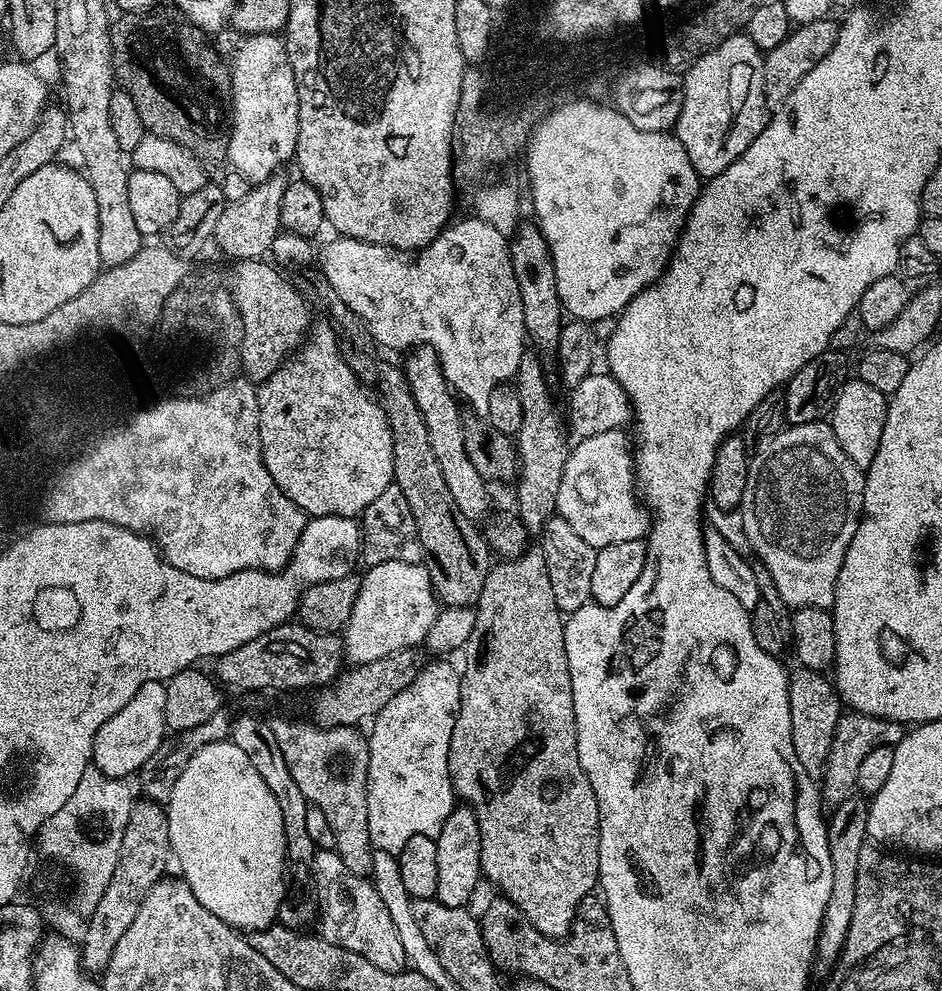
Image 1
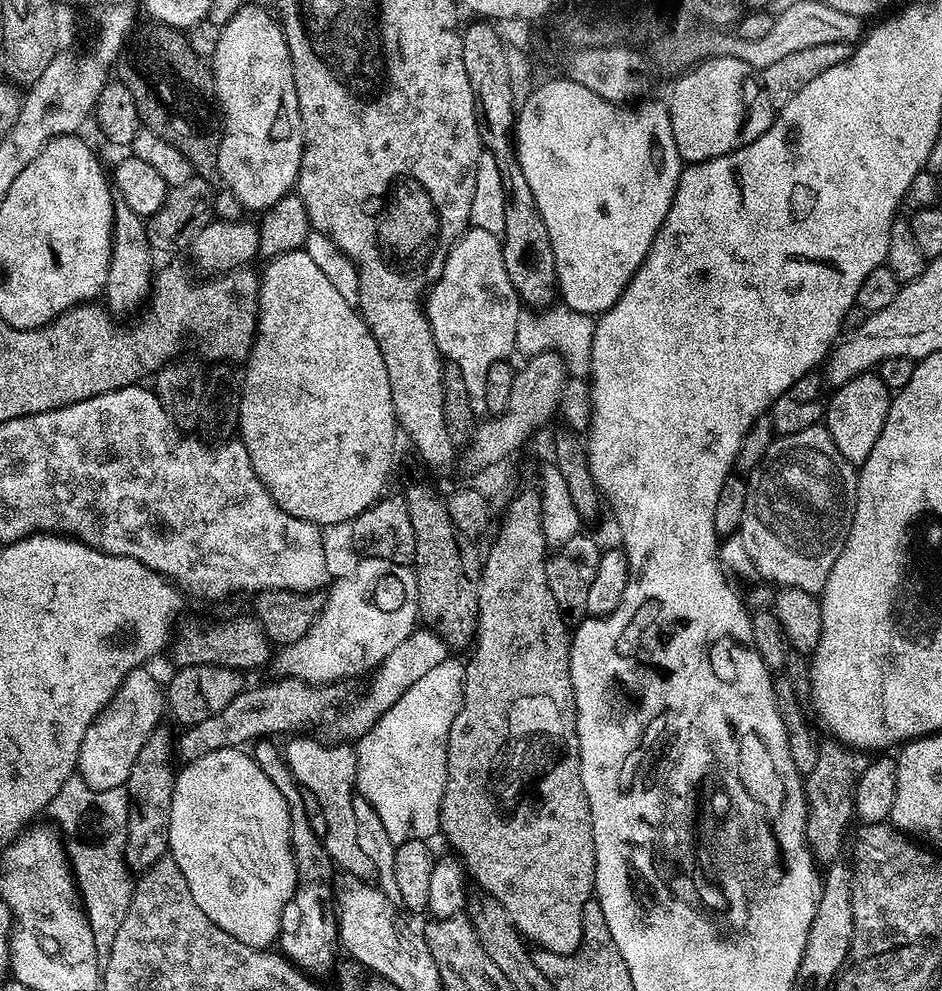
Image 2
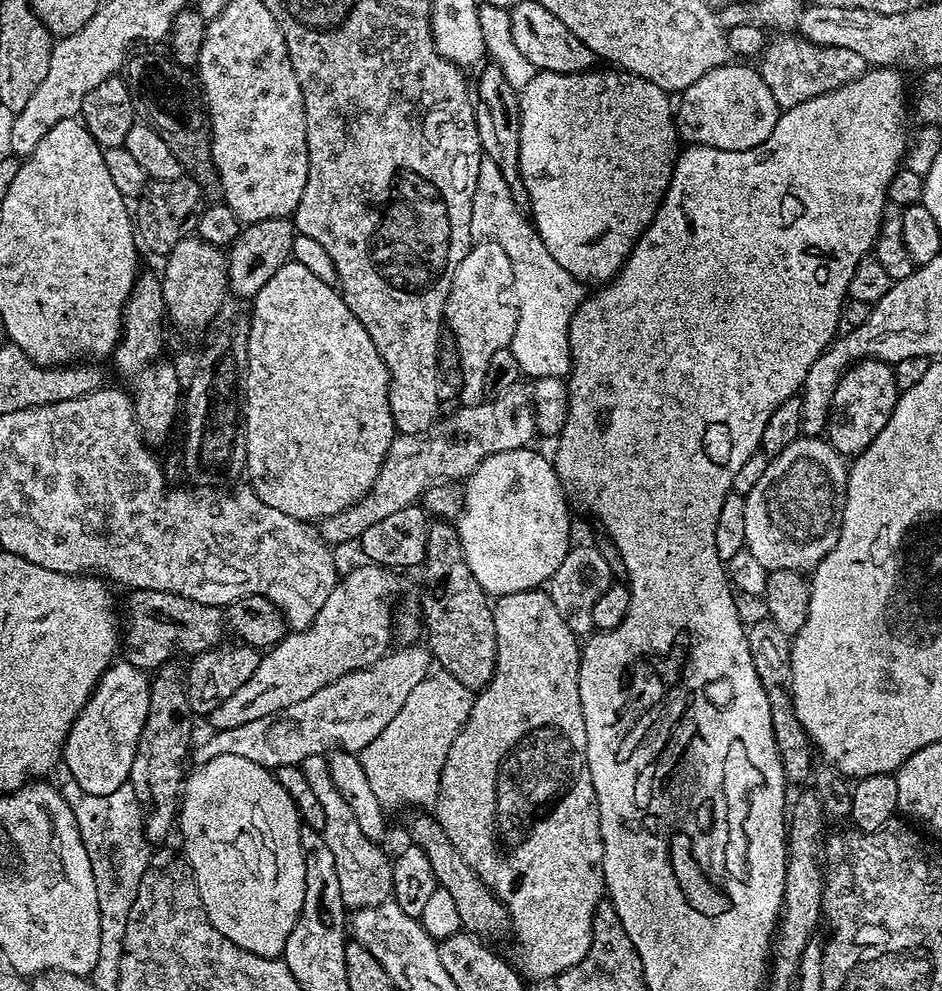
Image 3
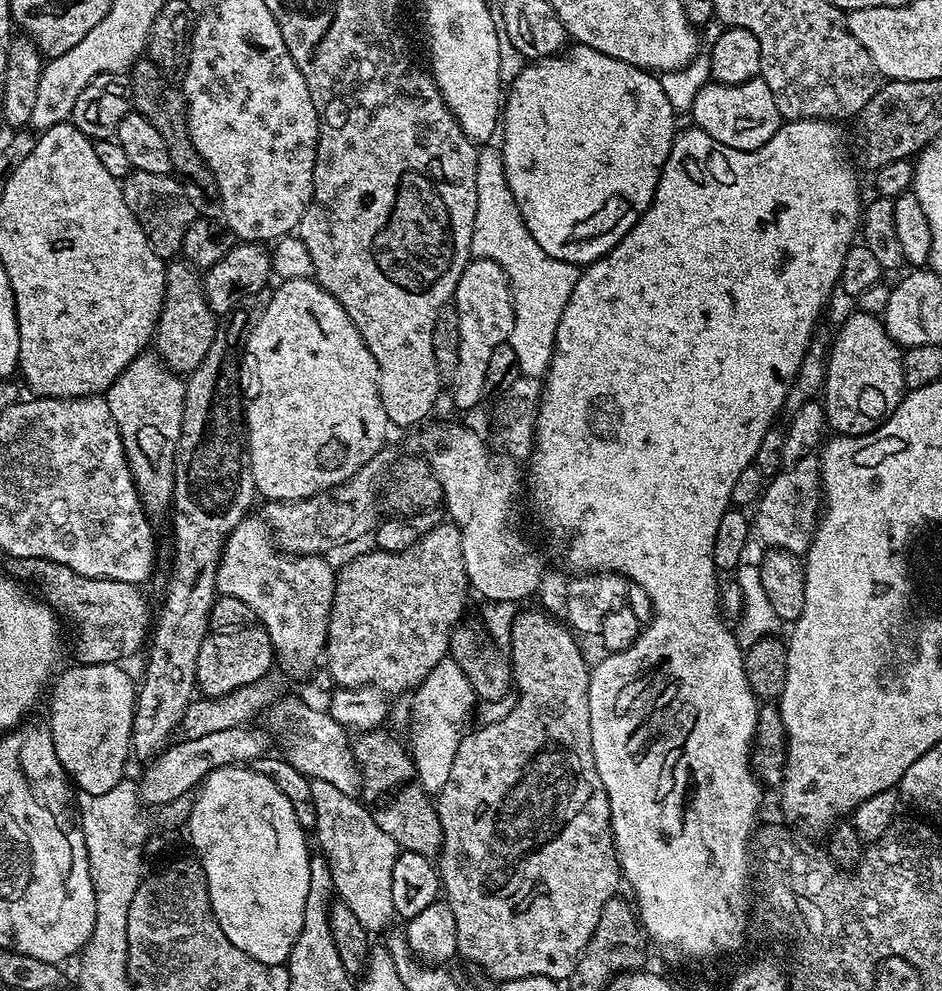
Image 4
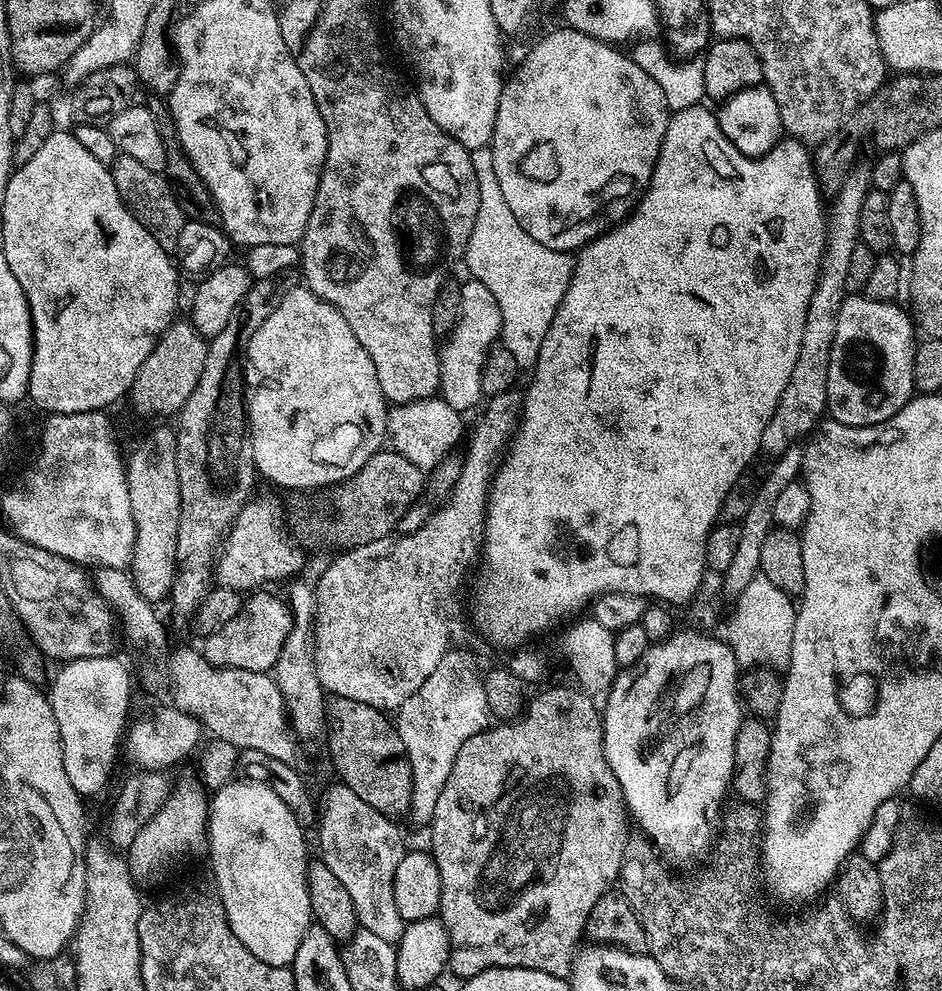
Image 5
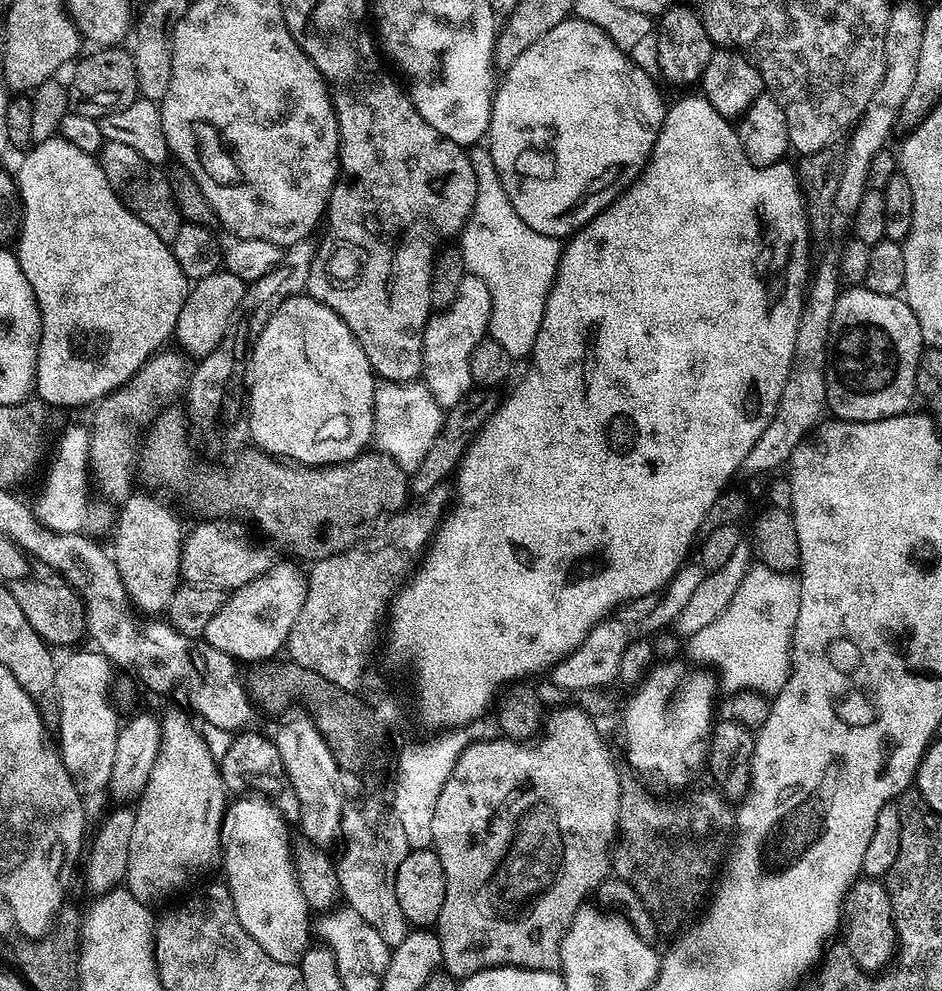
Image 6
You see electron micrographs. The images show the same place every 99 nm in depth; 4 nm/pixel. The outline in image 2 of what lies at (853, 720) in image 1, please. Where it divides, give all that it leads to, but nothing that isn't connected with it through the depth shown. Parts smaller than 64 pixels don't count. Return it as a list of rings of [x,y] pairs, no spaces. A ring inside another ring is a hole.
[[[828,738],[828,741],[823,741],[820,744],[820,749],[818,750],[818,762],[814,766],[814,770],[810,770],[803,777],[804,781],[804,801],[806,802],[806,806],[808,807],[808,813],[806,814],[806,838],[808,839],[808,845],[810,846],[810,850],[812,851],[813,856],[816,857],[817,861],[824,862],[834,862],[839,859],[840,846],[844,842],[844,827],[847,826],[851,820],[854,820],[854,813],[856,810],[856,783],[858,782],[858,778],[862,774],[862,770],[866,770],[866,766],[868,765],[869,757],[865,755],[863,751],[859,748],[849,748],[846,744],[841,744],[839,740],[835,738]]]

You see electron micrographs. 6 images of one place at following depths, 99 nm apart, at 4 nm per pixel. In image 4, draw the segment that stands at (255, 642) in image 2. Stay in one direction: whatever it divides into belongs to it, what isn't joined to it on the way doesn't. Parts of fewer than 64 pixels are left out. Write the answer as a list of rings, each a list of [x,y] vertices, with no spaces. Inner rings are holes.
[[[15,558],[11,561],[11,575],[21,582],[33,584],[35,591],[42,597],[57,617],[63,618],[72,627],[76,635],[76,660],[81,664],[120,664],[127,656],[132,656],[140,647],[145,647],[154,624],[154,612],[148,609],[148,600],[140,593],[141,589],[130,582],[117,580],[99,580],[86,574],[78,574],[70,570],[70,566],[62,566],[58,562],[50,562],[42,558]]]

